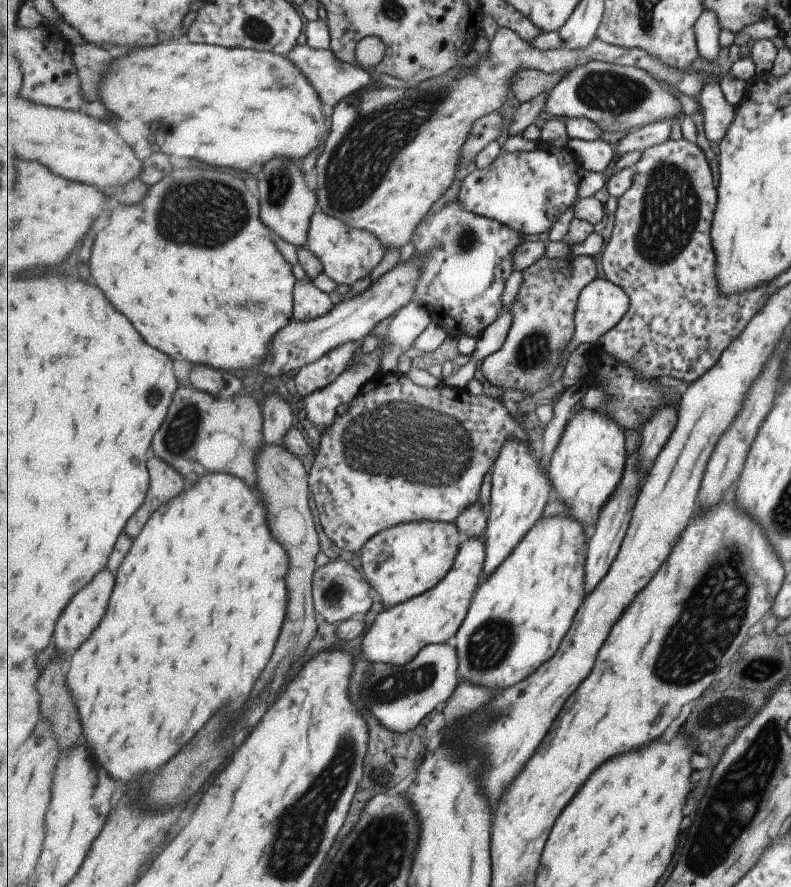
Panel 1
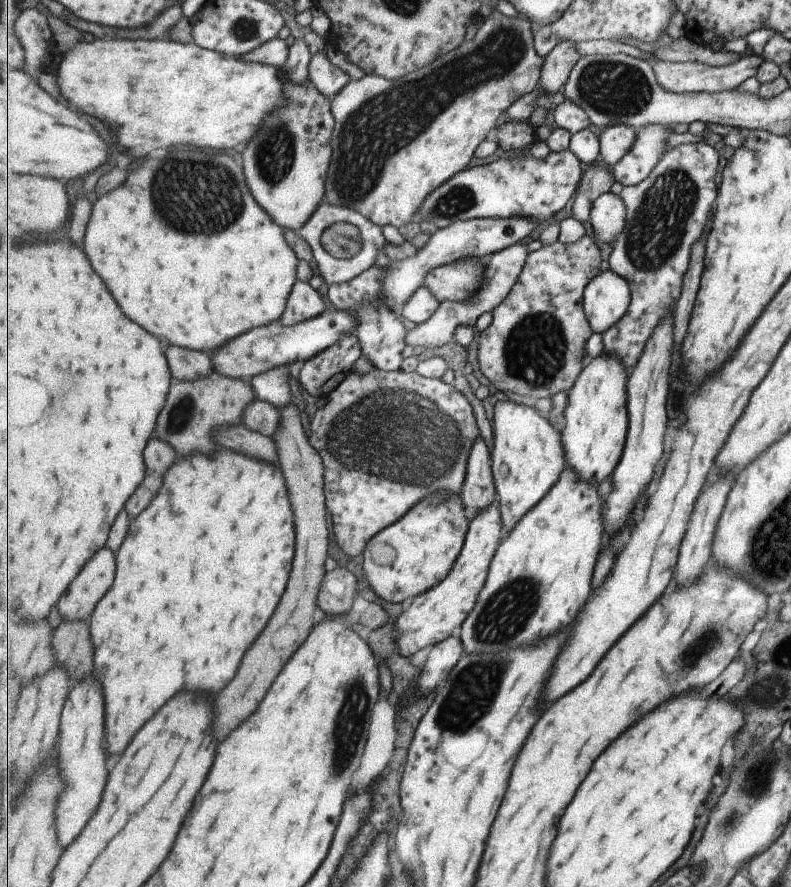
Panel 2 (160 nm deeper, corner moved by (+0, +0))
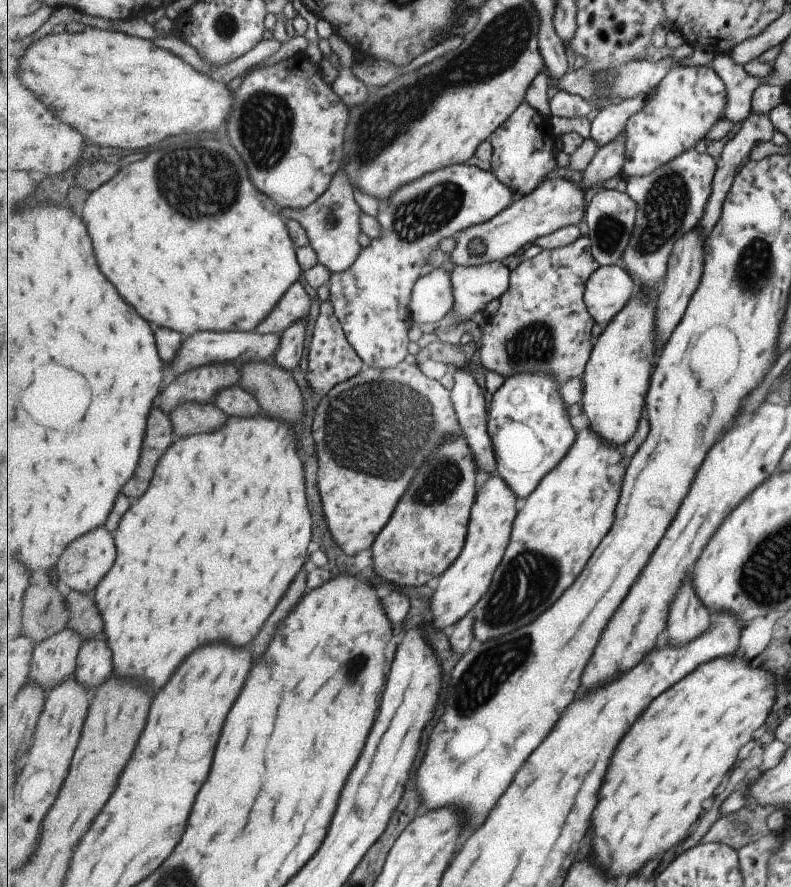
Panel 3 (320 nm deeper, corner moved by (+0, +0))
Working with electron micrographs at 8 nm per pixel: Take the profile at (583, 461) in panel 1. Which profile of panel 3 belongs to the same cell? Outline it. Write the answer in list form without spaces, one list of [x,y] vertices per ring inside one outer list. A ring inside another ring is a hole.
[[[638,291],[638,293],[626,304],[626,307],[617,313],[617,316],[605,326],[601,336],[595,341],[592,358],[589,359],[588,366],[583,376],[583,398],[581,404],[583,413],[589,420],[589,427],[593,427],[598,435],[605,440],[623,448],[625,442],[629,442],[639,426],[639,420],[643,416],[645,404],[647,404],[647,392],[651,384],[651,370],[653,362],[658,360],[658,347],[660,338],[658,337],[658,304],[659,292],[651,294],[649,291]]]

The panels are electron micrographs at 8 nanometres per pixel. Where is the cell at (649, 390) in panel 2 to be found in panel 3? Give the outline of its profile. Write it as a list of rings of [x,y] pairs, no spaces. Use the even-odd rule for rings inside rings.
[[[701,222],[688,230],[677,242],[669,259],[668,274],[661,286],[658,288],[660,295],[657,298],[658,304],[658,337],[660,346],[658,354],[662,352],[666,342],[671,338],[677,325],[681,322],[687,307],[691,302],[693,294],[697,292],[704,277],[706,266],[706,236],[703,234]]]

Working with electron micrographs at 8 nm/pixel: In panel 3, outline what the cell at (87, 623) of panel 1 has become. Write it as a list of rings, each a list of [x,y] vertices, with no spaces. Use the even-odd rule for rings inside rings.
[[[99,526],[93,532],[87,532],[85,536],[79,536],[73,544],[69,544],[69,548],[65,548],[65,552],[61,555],[56,566],[57,580],[65,591],[75,589],[86,593],[95,592],[99,580],[115,564],[115,558],[117,558],[115,538],[105,526]]]

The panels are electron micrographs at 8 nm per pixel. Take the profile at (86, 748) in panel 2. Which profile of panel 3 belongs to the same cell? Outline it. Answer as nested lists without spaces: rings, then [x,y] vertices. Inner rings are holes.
[[[101,637],[87,639],[80,648],[75,676],[91,688],[105,682],[113,672],[113,652]]]

